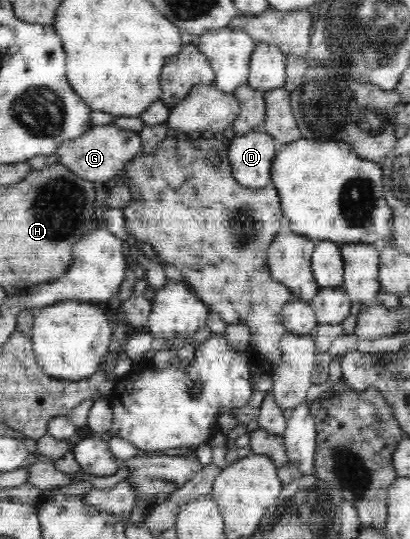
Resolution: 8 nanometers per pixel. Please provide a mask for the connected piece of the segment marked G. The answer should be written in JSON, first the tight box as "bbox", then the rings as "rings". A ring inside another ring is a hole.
{"bbox":[53,124,141,183],"rings":[[[114,124],[93,125],[86,134],[60,144],[53,160],[60,160],[76,176],[93,182],[106,183],[121,174],[127,164],[141,154],[141,136],[136,131],[124,130]]]}

